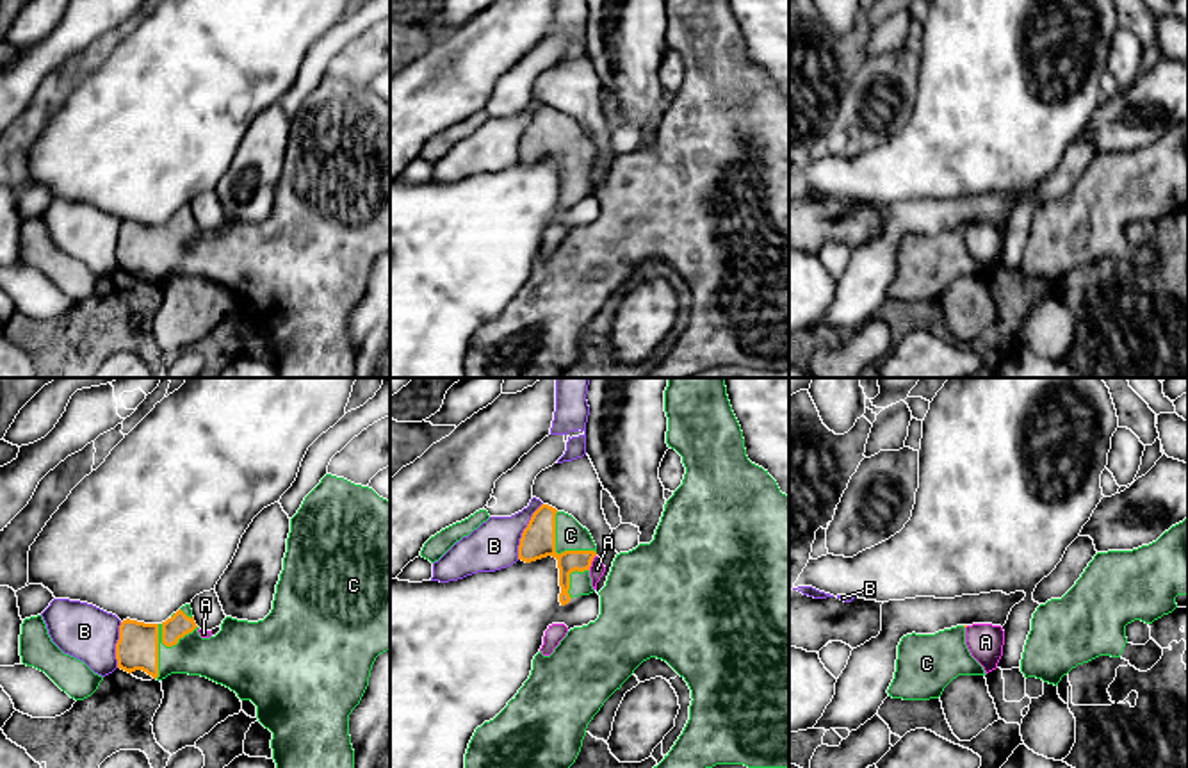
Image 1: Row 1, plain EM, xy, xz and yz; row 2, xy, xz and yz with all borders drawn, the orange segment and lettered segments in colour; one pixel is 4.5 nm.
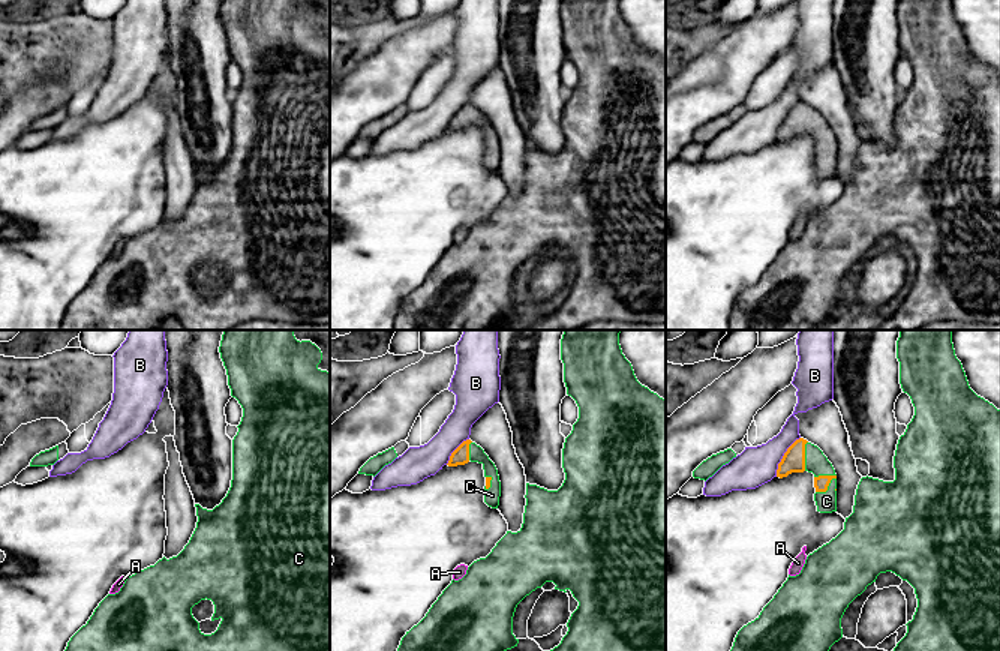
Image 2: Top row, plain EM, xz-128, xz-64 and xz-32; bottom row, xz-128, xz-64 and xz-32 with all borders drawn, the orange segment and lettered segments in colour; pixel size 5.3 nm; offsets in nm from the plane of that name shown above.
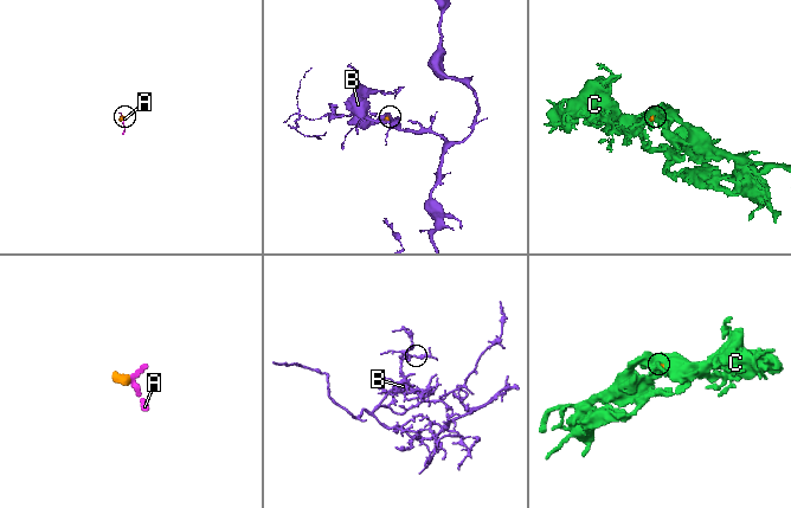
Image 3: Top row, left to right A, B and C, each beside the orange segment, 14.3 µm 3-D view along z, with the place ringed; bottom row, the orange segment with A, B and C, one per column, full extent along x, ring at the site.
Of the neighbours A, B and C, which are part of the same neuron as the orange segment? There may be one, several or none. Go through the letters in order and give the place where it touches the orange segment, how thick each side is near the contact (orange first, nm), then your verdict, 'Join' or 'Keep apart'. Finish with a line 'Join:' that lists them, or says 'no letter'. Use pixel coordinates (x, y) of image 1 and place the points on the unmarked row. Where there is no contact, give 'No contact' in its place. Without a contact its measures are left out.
A: Touches orange at xz (592, 161). Thickness 140 nm (orange) against 70 nm. Keep apart
B: Touches orange at xz (524, 132). Thickness 160 nm (orange) against 220 nm. Keep apart
C: Touches orange at xy (162, 243). Thickness 110 nm (orange) against 190 nm. Join
Join: C

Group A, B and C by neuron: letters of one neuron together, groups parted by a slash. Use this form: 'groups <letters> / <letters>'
groups A / B / C

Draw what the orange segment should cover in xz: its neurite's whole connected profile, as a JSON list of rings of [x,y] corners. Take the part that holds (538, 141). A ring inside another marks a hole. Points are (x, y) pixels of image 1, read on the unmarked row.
[[[541,105],[522,134],[518,160],[531,164],[552,157],[559,169],[559,203],[593,194],[590,167],[597,157],[597,146],[586,128],[572,116]]]

